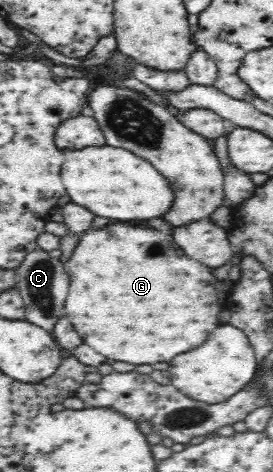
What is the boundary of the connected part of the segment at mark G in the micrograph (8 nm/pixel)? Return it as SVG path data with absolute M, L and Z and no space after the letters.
M124 223L108 225L86 233L64 269L70 279L70 293L64 301L64 315L74 325L86 345L110 361L132 365L166 363L172 357L200 347L206 337L220 325L216 283L208 283L208 271L184 255L182 249L160 249L160 241L170 241L172 235L130 227Z

